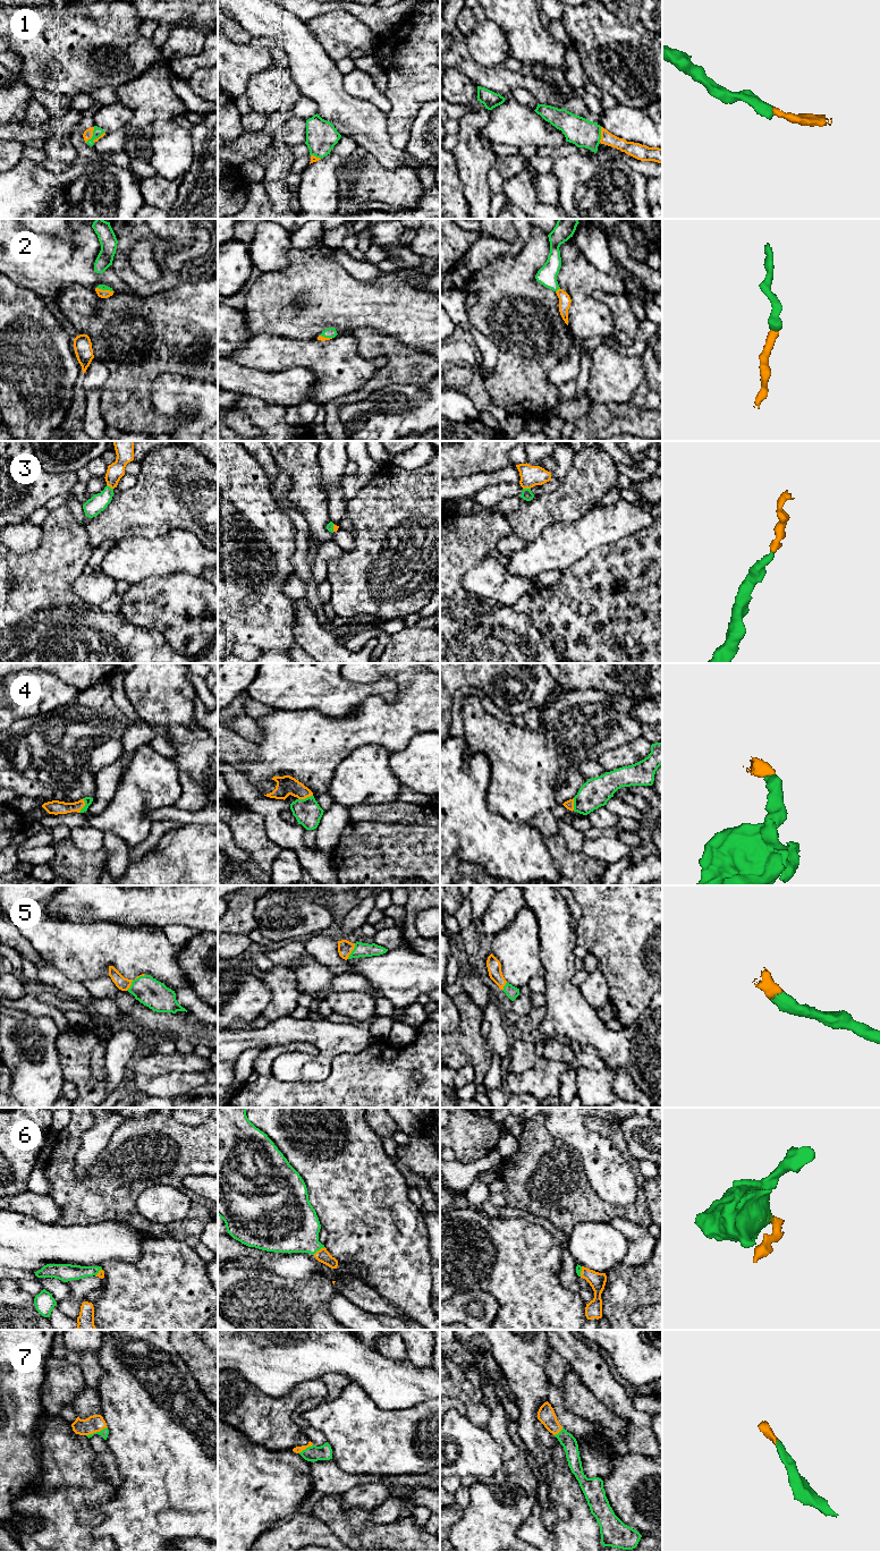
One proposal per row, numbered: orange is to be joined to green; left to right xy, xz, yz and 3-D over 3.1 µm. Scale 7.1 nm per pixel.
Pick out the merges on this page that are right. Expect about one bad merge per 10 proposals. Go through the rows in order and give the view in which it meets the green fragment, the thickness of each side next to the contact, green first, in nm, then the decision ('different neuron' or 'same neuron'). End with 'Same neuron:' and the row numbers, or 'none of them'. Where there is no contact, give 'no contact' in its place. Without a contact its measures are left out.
1: xy | 70/70 nm | same neuron
2: yz | 140/90 nm | same neuron
3: yz | 80/140 nm | same neuron
4: xz | 190/140 nm | same neuron
5: xz | 100/110 nm | same neuron
6: xz | 380/90 nm | same neuron
7: xy | 60/120 nm | same neuron
Same neuron: 1, 2, 3, 4, 5, 6, 7

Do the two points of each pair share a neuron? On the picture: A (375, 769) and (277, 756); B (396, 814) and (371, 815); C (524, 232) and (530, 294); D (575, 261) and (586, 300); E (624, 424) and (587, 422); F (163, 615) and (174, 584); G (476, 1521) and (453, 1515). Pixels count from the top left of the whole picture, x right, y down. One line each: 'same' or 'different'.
A: different
B: same
C: different
D: same
E: same
F: same
G: different

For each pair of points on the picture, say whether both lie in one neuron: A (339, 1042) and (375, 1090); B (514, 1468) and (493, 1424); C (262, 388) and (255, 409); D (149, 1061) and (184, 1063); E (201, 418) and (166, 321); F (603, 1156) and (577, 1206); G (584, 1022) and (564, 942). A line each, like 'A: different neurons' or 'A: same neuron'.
A: different neurons
B: same neuron
C: different neurons
D: same neuron
E: different neurons
F: different neurons
G: same neuron

